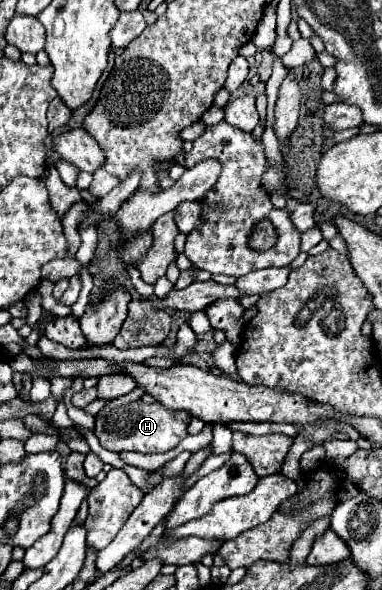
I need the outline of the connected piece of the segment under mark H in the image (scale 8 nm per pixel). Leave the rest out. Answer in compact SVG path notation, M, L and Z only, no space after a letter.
M133 401L123 405L103 417L95 419L95 435L101 445L109 451L137 451L137 453L165 453L173 449L187 435L187 425L191 421L189 413L175 413L171 409L163 409L163 405L147 405L141 401Z

